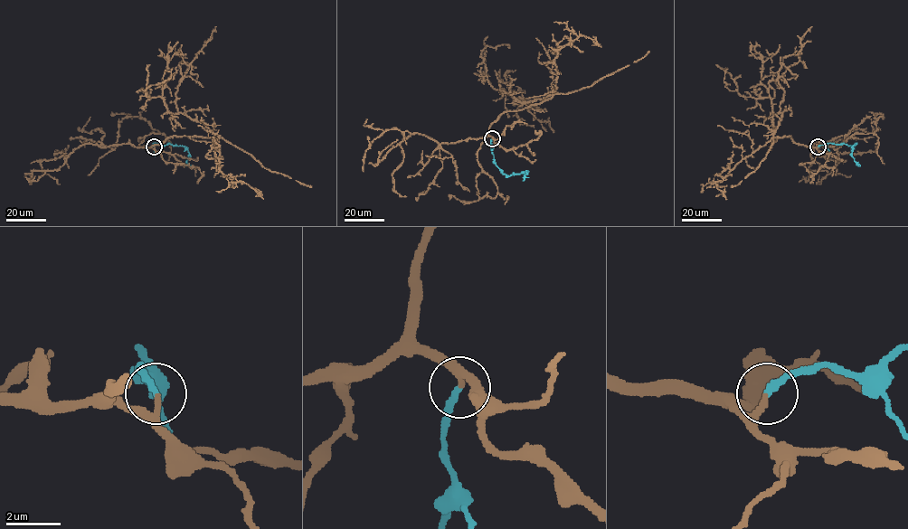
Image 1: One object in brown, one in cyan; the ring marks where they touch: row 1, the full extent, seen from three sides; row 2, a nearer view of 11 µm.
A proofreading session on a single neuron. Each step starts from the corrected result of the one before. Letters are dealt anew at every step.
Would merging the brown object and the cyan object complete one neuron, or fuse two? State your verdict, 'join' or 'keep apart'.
join

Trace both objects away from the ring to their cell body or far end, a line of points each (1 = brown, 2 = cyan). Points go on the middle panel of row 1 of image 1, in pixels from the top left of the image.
1: (492, 138), (488, 127), (505, 111), (556, 93), (520, 101), (495, 89), (481, 51), (503, 43)
2: (492, 138), (491, 149), (496, 166), (507, 175), (526, 172), (523, 181)

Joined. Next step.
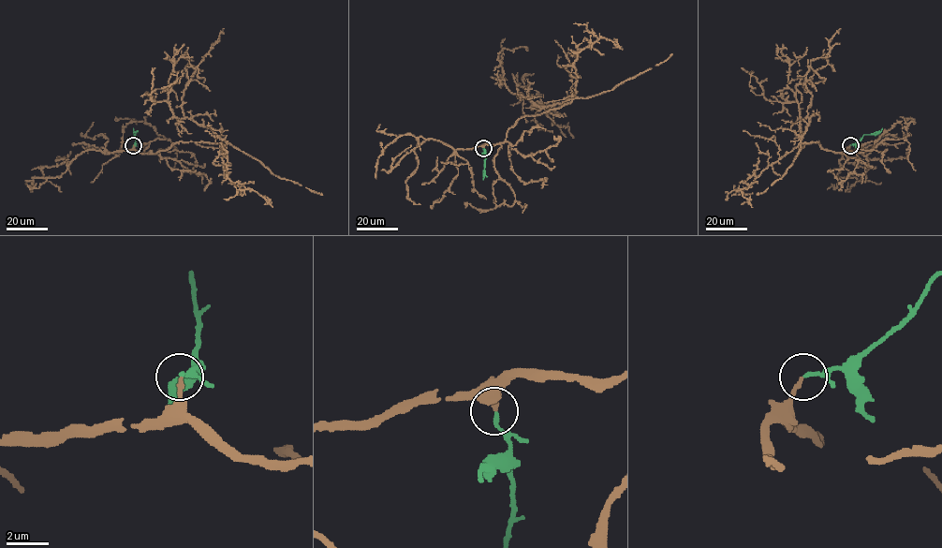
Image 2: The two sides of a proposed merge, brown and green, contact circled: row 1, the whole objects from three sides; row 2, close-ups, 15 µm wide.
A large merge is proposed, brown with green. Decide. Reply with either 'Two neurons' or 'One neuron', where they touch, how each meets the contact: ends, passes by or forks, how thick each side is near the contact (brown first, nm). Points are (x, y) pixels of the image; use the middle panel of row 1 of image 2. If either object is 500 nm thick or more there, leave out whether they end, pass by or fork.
One neuron. Place: (483, 148). At the ring brown ends. At the ring green ends. Thickness 200 nm (brown) against 170 nm

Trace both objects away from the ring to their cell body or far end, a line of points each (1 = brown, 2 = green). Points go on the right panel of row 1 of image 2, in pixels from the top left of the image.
1: (850, 145), (843, 154), (818, 141), (800, 143), (809, 119), (800, 116), (799, 104), (757, 96), (749, 73)
2: (850, 145), (864, 135), (876, 134), (882, 128)

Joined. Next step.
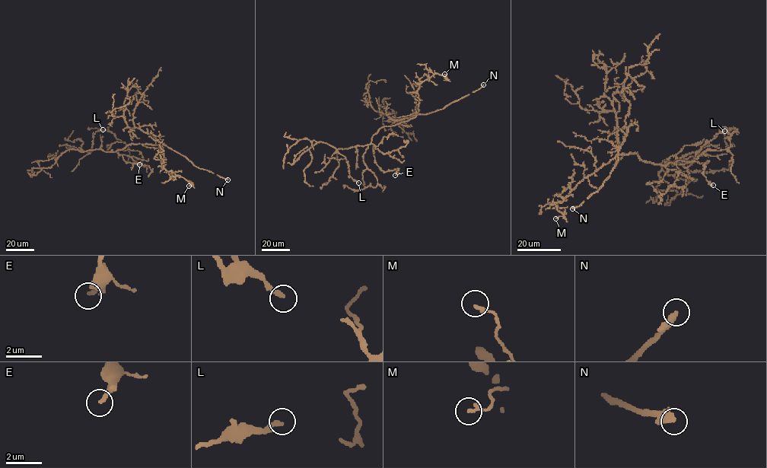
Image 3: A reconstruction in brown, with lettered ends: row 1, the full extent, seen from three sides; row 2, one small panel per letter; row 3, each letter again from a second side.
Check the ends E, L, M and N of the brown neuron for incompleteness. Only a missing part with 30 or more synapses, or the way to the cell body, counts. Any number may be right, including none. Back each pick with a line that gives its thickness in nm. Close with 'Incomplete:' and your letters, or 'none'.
N: calibre 400 nm
Incomplete: N

